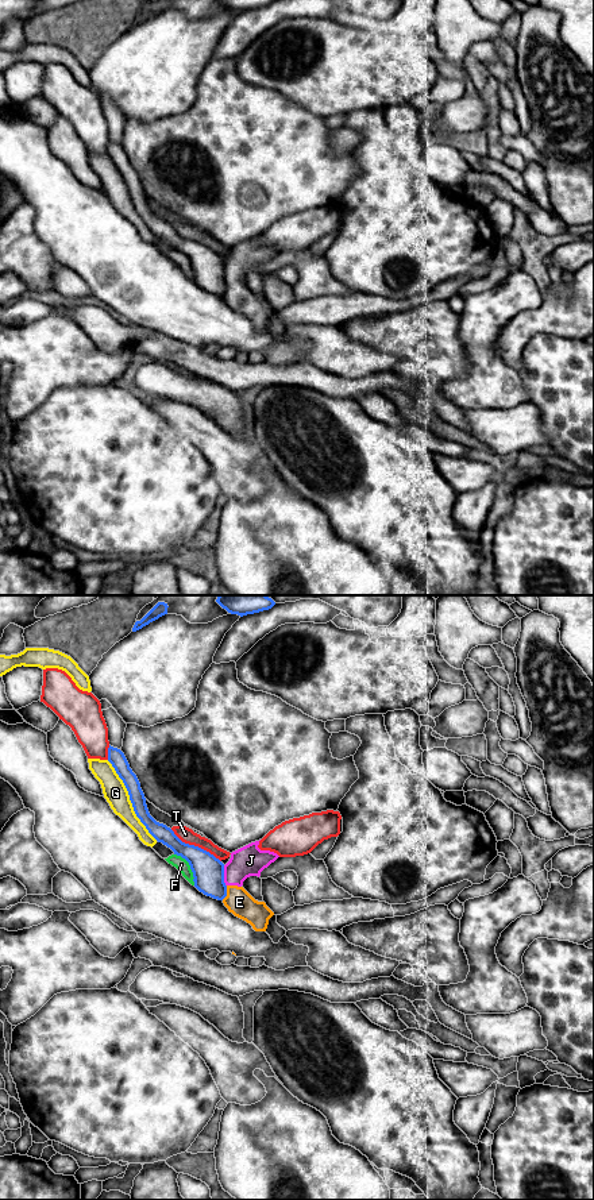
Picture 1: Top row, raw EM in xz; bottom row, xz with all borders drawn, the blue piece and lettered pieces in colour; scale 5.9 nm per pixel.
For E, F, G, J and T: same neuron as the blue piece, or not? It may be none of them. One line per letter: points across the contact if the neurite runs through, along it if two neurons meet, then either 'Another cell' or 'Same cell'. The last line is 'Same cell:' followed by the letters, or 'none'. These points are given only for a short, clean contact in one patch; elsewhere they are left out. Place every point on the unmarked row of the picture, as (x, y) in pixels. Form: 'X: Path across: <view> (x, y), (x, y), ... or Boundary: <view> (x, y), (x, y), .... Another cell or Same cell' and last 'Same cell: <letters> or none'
E: Boundary: xz (227, 281), (227, 289), (222, 294). Another cell
F: Boundary: xz (174, 249), (188, 258), (195, 280). Another cell
G: Another cell
J: Boundary: xz (223, 261), (223, 277), (226, 281). Another cell
T: Another cell
Same cell: none

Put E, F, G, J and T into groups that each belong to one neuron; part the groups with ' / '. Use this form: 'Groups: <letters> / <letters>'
Groups: E J / F / G / T

